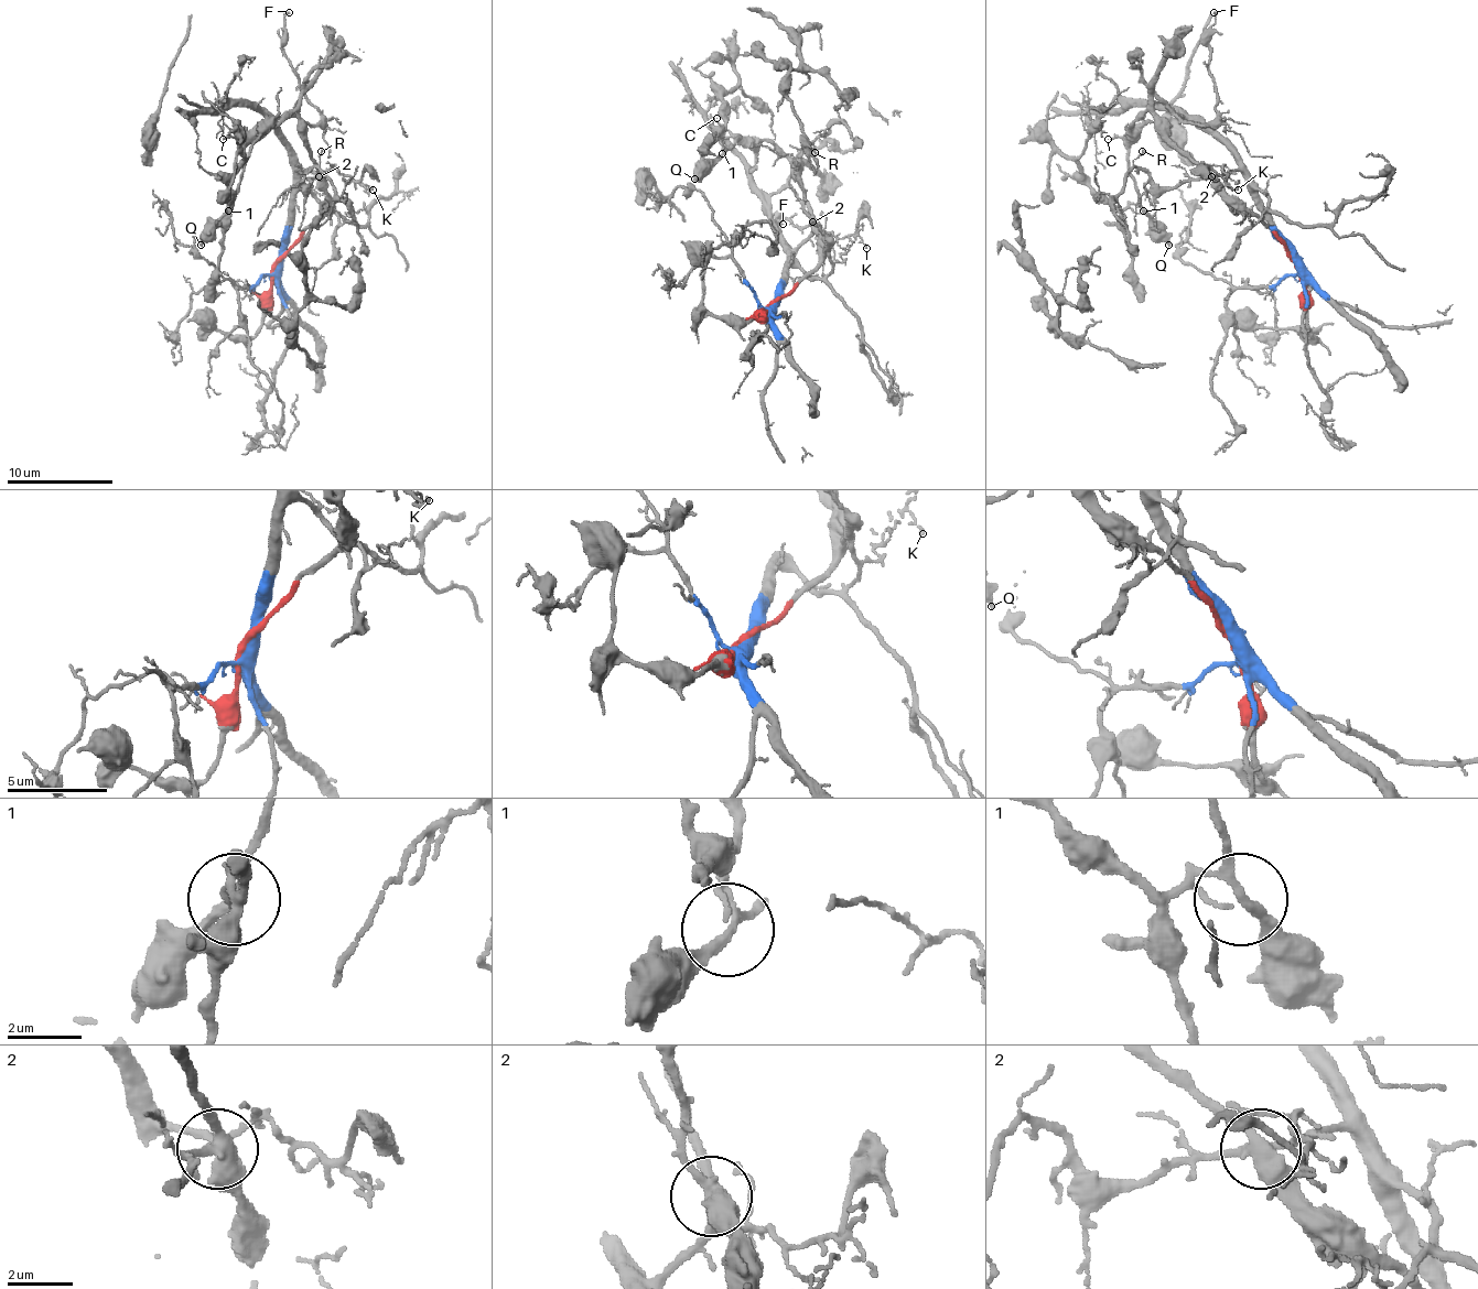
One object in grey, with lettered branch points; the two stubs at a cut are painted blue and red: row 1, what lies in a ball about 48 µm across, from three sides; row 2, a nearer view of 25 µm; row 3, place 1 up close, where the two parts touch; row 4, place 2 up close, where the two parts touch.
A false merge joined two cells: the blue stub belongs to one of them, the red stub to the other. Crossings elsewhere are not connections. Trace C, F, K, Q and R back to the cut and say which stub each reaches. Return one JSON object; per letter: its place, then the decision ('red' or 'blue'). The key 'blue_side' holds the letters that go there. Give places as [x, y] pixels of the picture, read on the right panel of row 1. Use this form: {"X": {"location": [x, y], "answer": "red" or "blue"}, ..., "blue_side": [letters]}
{"C": {"location": [1108, 139], "answer": "red"}, "F": {"location": [1214, 12], "answer": "blue"}, "K": {"location": [1238, 190], "answer": "blue"}, "Q": {"location": [1168, 245], "answer": "red"}, "R": {"location": [1142, 151], "answer": "blue"}, "blue_side": ["F", "K", "R"]}

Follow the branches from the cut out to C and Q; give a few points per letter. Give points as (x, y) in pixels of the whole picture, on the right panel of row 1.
C: (1296, 264), (1288, 248), (1169, 137), (1162, 121), (1149, 110), (1126, 131), (1109, 140)
Q: (1296, 264), (1288, 248), (1169, 137), (1151, 110), (1130, 129), (1126, 169), (1140, 208), (1169, 246)

